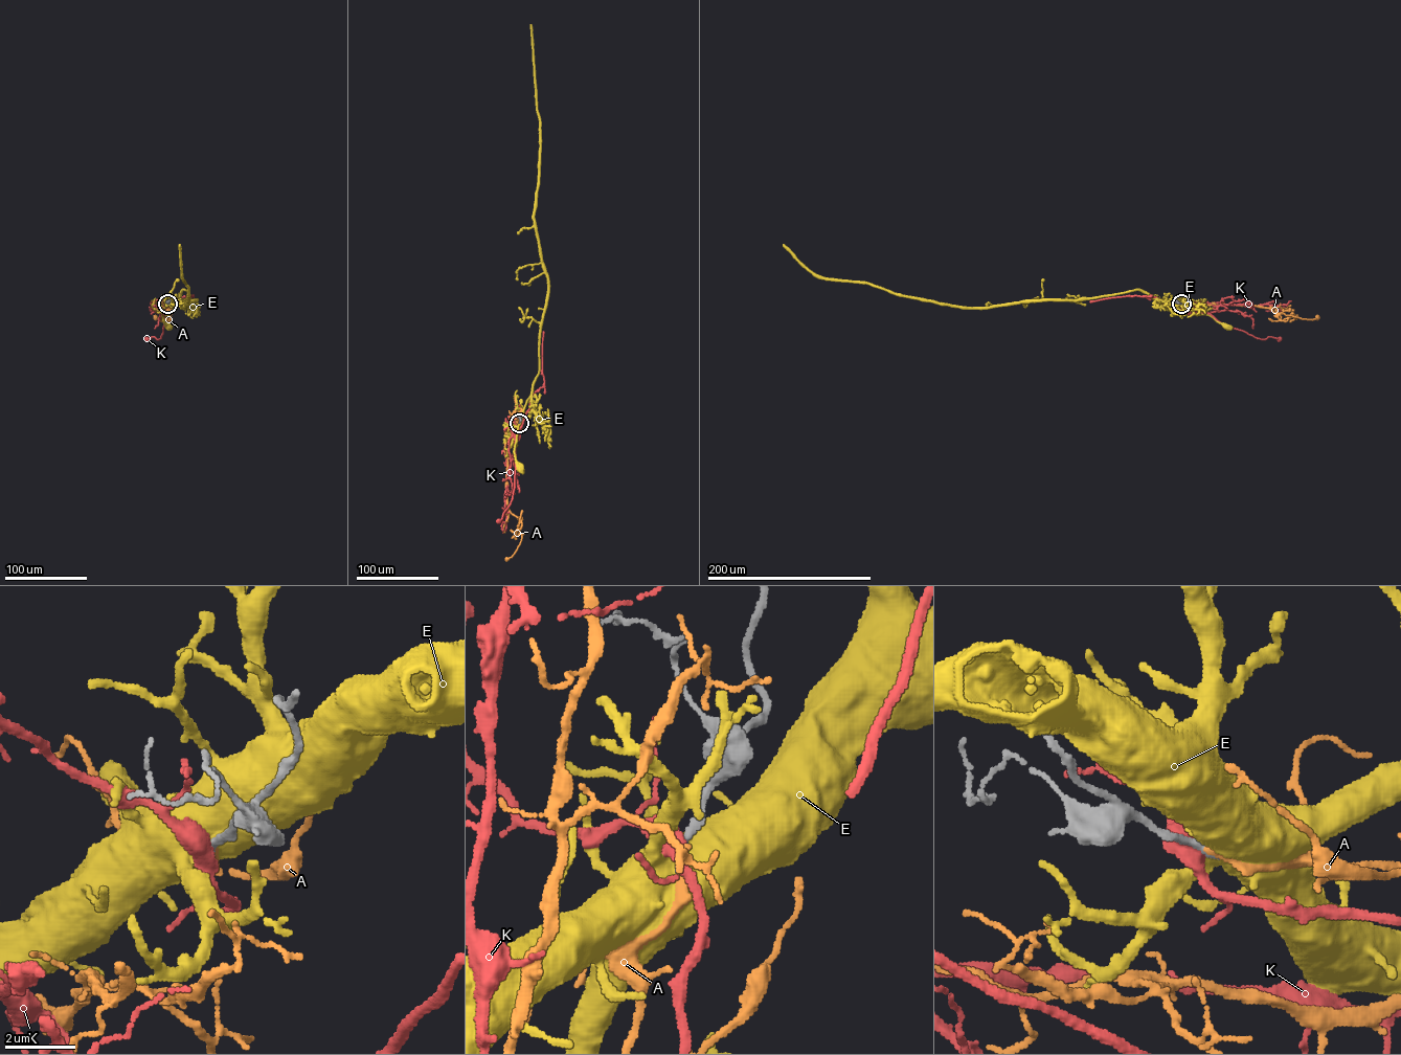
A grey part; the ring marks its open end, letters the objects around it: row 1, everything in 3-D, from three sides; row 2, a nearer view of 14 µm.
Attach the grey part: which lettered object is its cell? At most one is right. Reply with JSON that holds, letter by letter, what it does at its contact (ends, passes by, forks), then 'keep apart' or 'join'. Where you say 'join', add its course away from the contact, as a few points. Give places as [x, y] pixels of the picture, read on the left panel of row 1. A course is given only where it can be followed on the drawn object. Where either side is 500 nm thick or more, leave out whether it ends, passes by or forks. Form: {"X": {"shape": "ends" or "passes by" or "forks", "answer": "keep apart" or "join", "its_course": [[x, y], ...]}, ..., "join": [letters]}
{"A": {"shape": "ends", "answer": "join", "its_course": [[167, 304], [154, 305], [171, 316], [161, 319], [155, 317]]}, "E": {"answer": "keep apart"}, "K": {"answer": "keep apart"}, "join": ["A"]}

